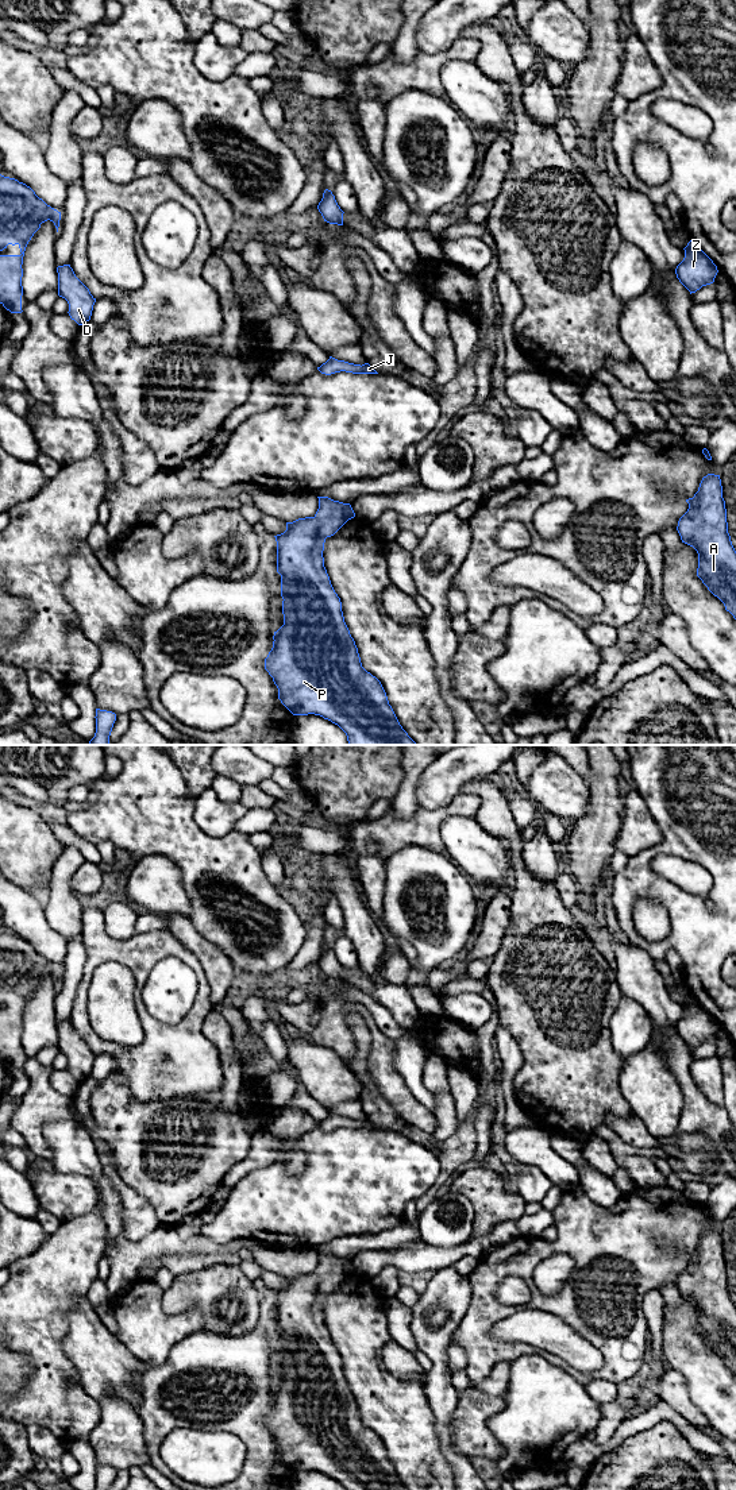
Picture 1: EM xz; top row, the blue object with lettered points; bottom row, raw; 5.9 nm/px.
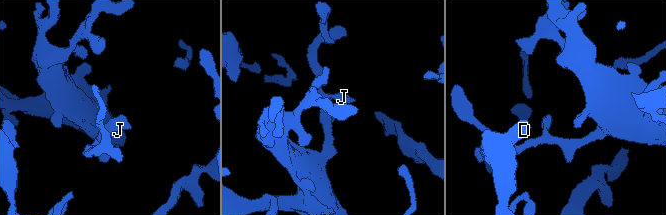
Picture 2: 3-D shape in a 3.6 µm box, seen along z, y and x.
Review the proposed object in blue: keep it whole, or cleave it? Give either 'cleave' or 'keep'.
keep

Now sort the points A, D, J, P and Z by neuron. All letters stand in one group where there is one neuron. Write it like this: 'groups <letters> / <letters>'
groups A D J P Z

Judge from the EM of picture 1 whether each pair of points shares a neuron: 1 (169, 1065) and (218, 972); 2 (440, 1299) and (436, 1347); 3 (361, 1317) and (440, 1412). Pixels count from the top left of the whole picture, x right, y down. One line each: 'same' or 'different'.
1: different
2: same
3: different

